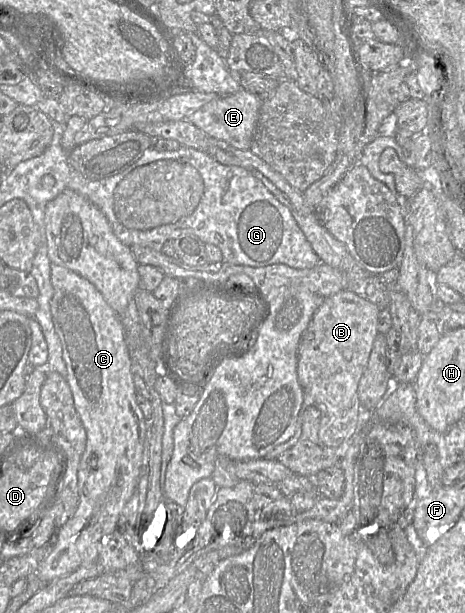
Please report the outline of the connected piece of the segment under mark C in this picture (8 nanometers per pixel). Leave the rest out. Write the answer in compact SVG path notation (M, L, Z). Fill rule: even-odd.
M51 263L51 282L54 289L50 302L52 320L62 345L66 380L72 392L75 409L86 431L86 447L78 467L77 510L62 526L56 542L36 571L43 584L66 576L80 566L96 563L103 537L117 529L119 516L137 488L147 432L146 419L135 400L133 362L119 315L91 282L74 271Z

